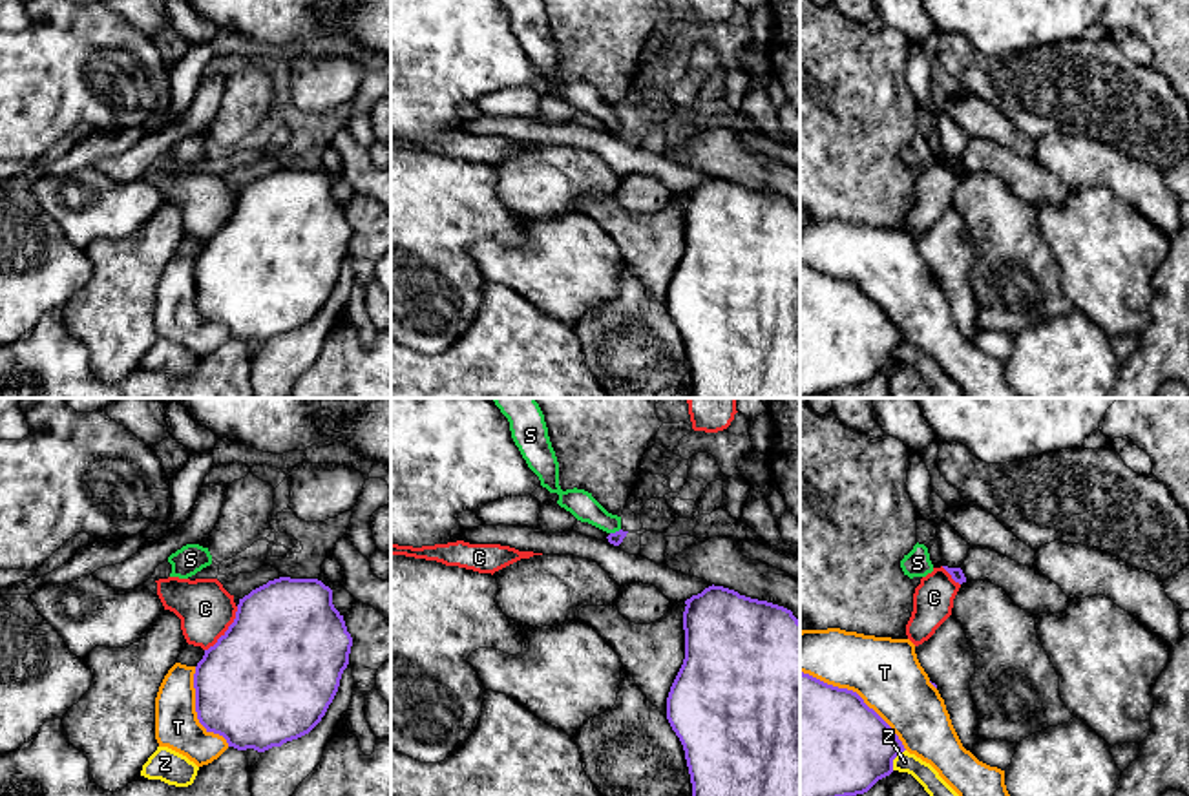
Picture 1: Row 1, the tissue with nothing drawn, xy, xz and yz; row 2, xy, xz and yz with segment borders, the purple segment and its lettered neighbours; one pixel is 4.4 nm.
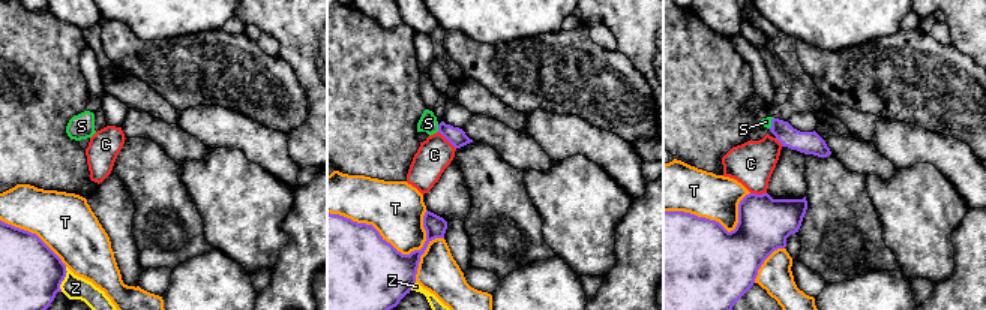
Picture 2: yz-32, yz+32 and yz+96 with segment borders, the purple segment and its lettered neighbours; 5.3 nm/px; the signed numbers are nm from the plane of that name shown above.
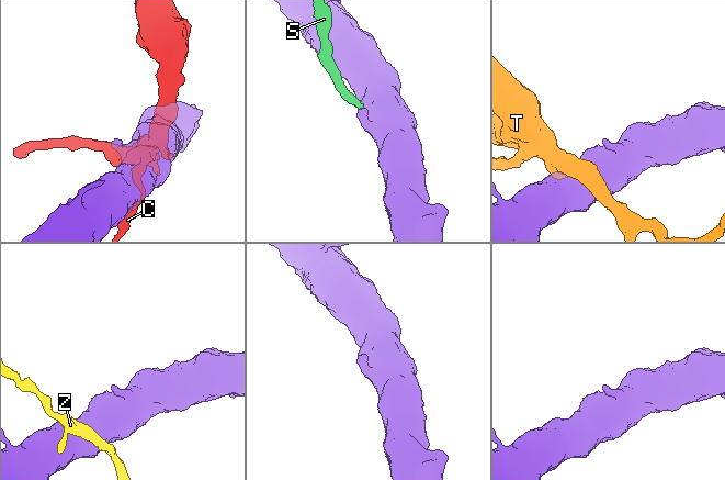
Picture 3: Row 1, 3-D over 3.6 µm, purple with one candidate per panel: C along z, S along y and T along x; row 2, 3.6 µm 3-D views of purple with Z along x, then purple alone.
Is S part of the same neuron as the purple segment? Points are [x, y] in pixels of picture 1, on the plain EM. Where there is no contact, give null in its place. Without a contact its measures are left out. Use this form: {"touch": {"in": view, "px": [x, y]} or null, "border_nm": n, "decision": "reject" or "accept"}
{"touch": {"in": "xz", "px": [616, 123]}, "border_nm": 50, "decision": "accept"}

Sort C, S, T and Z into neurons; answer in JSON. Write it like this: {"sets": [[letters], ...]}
{"sets": [["C"], ["S"], ["T"], ["Z"]]}

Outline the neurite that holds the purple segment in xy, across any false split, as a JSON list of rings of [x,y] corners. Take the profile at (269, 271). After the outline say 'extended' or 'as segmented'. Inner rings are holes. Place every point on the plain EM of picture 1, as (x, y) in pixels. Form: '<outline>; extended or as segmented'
[[[279,168],[239,190],[234,214],[205,241],[195,257],[195,303],[206,323],[219,325],[228,338],[265,343],[309,325],[332,294],[349,256],[352,228],[332,195],[332,181],[318,170]]]; as segmented

